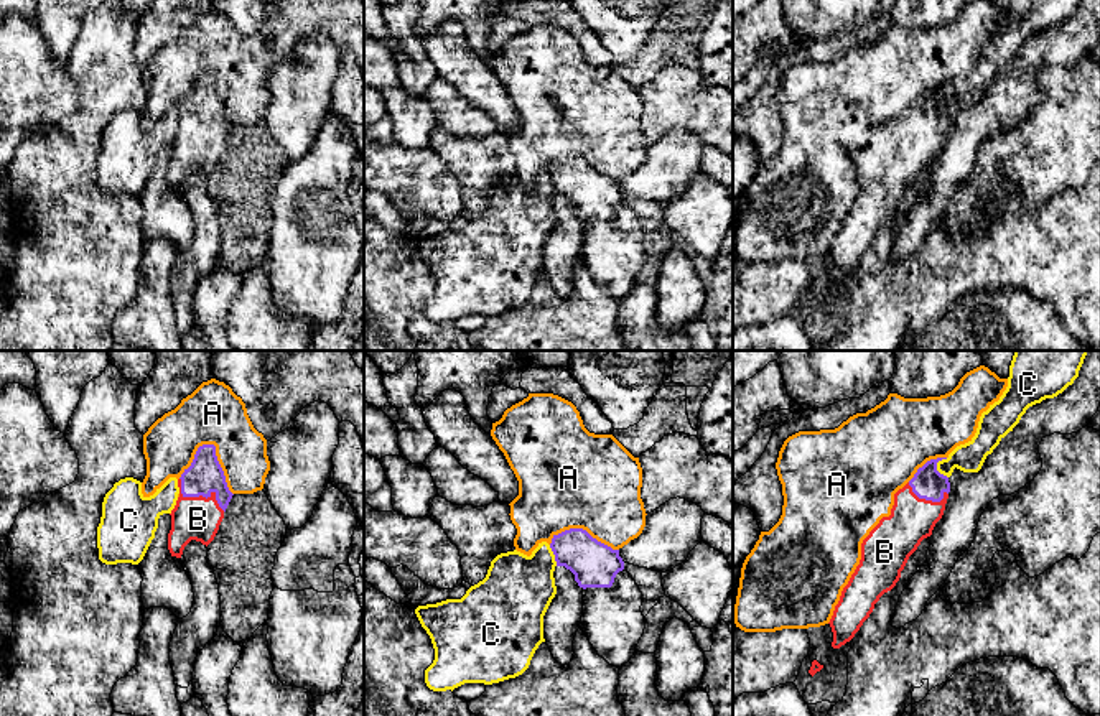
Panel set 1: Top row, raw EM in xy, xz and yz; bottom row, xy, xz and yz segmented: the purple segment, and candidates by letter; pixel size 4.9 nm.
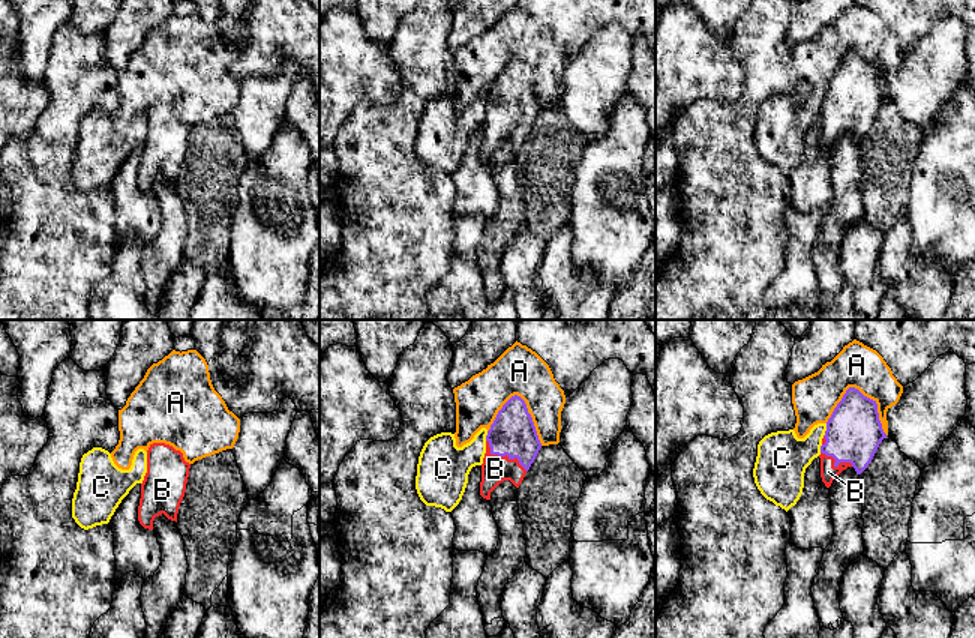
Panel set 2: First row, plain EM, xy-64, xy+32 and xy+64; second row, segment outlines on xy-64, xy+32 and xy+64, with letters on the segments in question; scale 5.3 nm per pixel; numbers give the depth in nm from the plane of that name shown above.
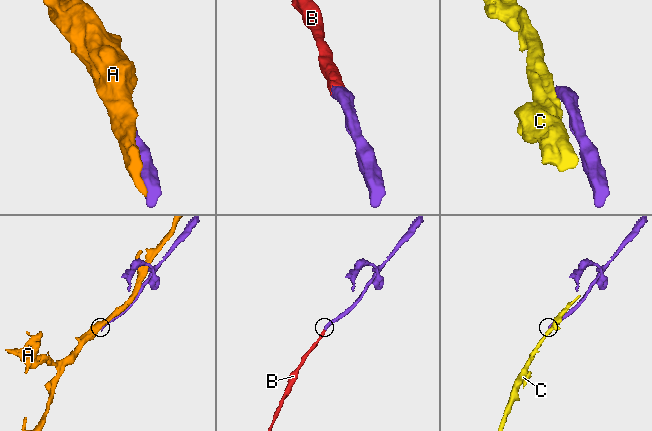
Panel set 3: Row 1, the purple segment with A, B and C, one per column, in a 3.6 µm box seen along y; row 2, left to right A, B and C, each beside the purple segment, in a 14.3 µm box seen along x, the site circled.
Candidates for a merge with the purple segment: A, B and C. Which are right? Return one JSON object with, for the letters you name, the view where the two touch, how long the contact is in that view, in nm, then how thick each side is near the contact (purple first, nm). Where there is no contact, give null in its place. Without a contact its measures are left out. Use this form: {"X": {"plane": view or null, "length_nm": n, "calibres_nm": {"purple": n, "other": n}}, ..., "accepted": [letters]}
{"B": {"plane": "xy", "length_nm": 280, "calibres_nm": {"purple": 170, "other": 220}}, "accepted": ["B"]}

